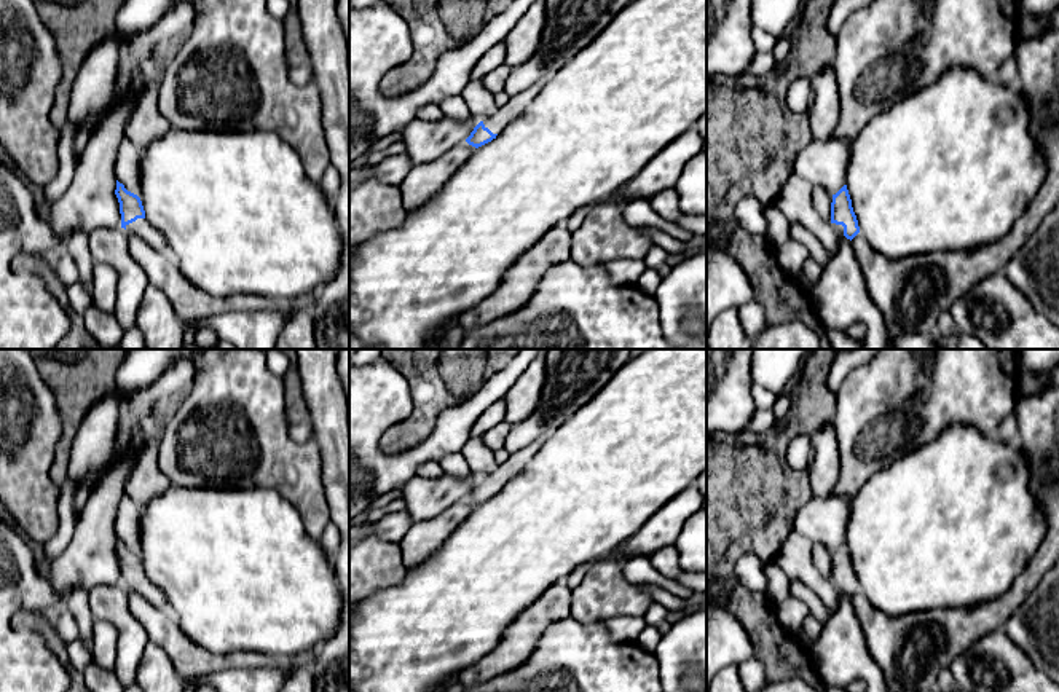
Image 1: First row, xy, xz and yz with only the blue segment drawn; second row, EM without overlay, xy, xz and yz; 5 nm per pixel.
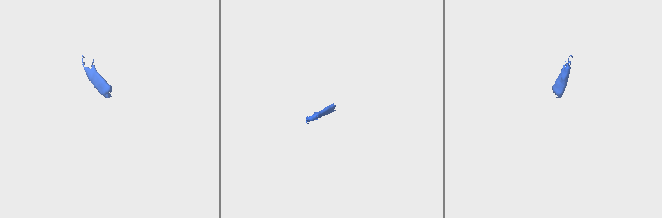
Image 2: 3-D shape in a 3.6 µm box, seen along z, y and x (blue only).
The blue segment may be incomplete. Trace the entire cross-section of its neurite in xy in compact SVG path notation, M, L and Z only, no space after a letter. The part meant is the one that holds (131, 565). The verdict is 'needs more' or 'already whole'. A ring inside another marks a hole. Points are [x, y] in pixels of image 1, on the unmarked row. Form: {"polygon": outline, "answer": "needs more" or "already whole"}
{"polygon": "M118 537L115 552L120 560L121 585L124 585L129 592L140 595L158 609L169 607L166 595L145 576L140 555L128 548Z", "answer": "needs more"}

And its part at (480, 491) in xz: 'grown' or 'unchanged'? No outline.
grown

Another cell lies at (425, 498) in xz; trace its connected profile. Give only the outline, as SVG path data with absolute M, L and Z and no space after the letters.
M475 472L464 478L447 474L437 478L415 475L402 488L405 510L413 523L435 517L448 505L466 499L480 478L483 475Z

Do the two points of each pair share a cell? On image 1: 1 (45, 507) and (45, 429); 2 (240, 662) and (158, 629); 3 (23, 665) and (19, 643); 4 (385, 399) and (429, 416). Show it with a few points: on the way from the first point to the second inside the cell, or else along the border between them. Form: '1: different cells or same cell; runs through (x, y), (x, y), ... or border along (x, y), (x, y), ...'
1: same cell; runs through (39, 488), (39, 448)
2: same cell; runs through (219, 662), (195, 662), (179, 648)
3: same cell; runs through (23, 660), (19, 648)
4: different cells; border along (402, 373), (409, 383), (412, 412), (385, 436)

